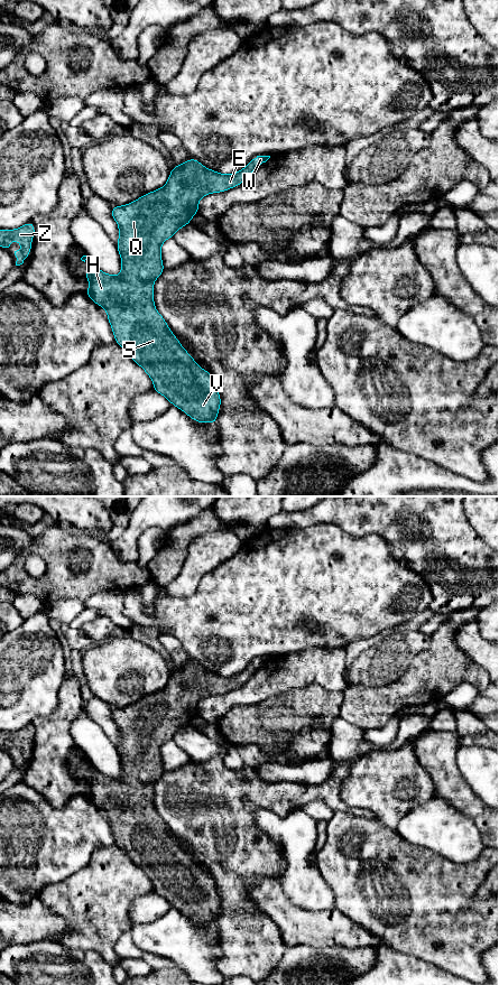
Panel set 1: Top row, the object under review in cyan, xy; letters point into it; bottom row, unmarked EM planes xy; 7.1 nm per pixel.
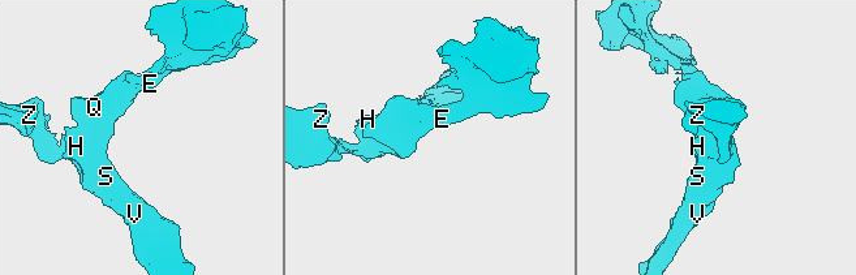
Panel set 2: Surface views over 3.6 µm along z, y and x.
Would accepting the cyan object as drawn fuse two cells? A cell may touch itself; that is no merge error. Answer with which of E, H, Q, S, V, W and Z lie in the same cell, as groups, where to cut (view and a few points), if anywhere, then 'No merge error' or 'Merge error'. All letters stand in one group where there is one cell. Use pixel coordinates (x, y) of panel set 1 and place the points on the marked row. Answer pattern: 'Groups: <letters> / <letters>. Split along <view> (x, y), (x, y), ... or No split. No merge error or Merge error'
Groups: E H Q S V W Z. No split. No merge error

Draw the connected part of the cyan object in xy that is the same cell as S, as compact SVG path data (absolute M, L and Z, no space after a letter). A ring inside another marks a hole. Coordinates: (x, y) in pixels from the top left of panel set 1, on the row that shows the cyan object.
M270 156L255 157L243 169L231 175L223 175L207 169L196 159L190 158L186 162L172 168L166 185L159 189L150 192L137 201L123 206L113 206L111 216L119 226L119 240L115 243L121 257L122 271L120 275L107 275L98 269L93 263L87 266L84 277L89 279L90 287L85 294L99 306L107 309L109 323L114 334L114 342L122 346L130 357L140 365L154 382L154 391L166 397L172 405L186 412L190 418L197 422L216 424L218 411L221 407L221 397L214 378L200 368L185 349L181 345L176 336L173 335L163 316L156 310L154 304L154 281L164 272L161 261L161 243L173 238L174 233L183 226L190 224L191 219L198 214L198 201L201 197L211 193L221 193L242 184L248 176L260 165L266 162ZM141 280L140 285L109 285L114 281L136 281Z

